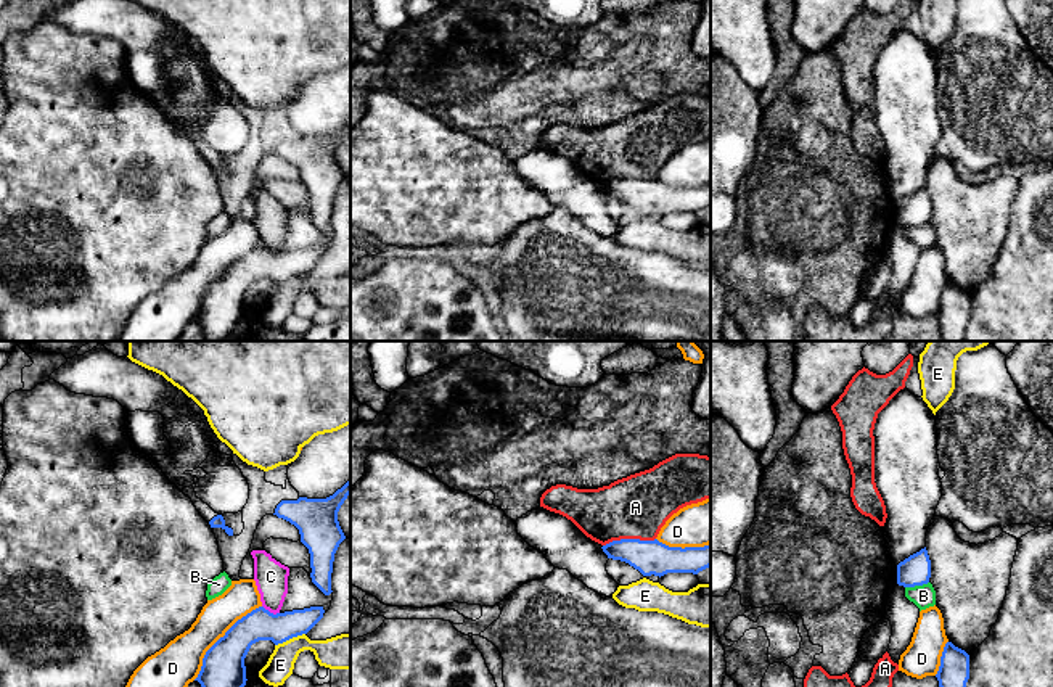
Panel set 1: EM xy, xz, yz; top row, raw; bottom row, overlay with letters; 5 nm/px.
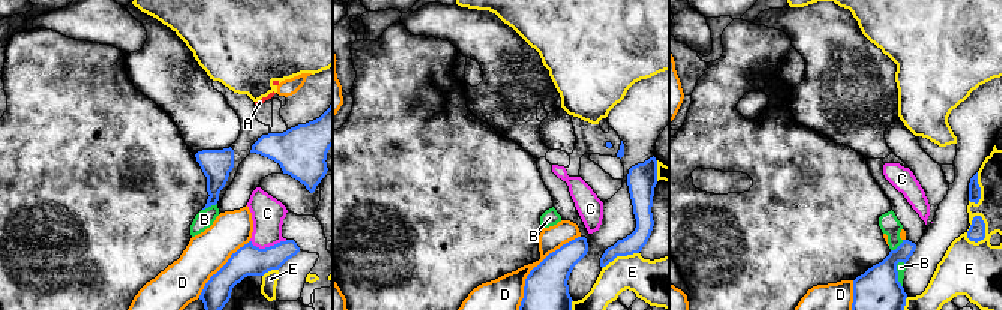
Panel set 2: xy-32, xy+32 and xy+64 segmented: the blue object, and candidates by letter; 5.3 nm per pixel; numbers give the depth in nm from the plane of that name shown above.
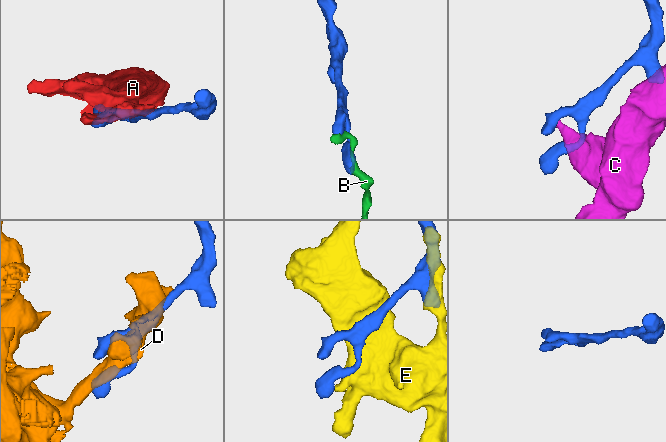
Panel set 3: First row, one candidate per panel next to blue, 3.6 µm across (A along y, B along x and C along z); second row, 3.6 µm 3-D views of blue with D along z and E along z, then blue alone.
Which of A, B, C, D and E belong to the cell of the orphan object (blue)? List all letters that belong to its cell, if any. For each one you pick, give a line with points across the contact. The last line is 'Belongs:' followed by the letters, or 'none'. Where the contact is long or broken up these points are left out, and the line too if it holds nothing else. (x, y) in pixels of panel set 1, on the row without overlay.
Belongs: none

